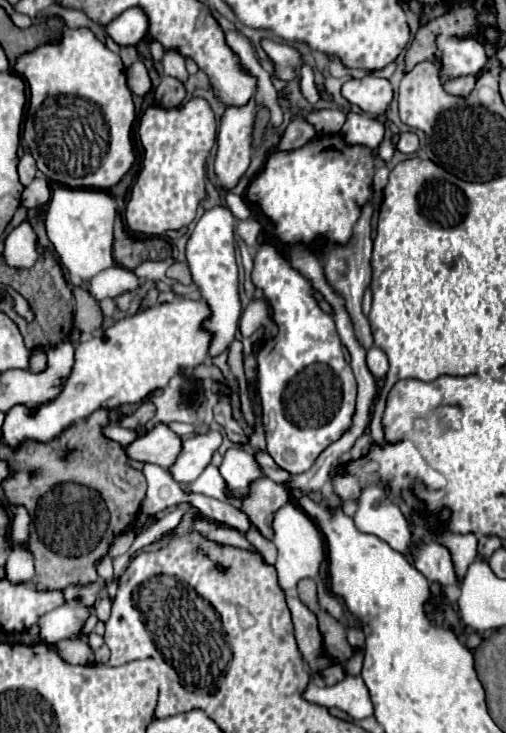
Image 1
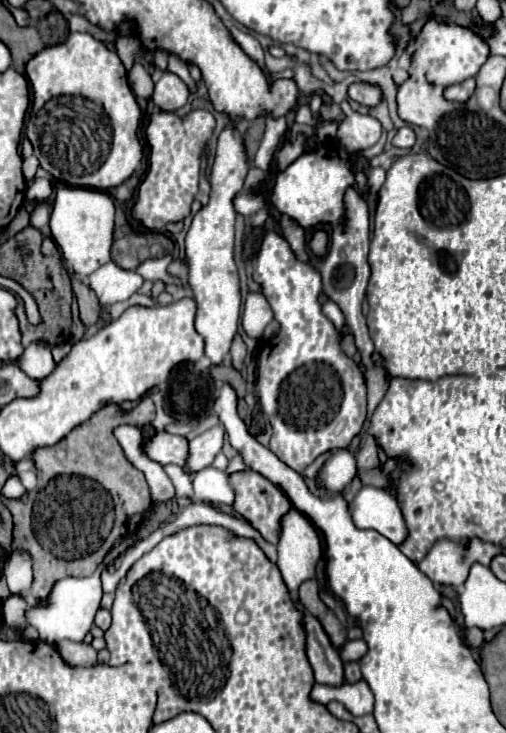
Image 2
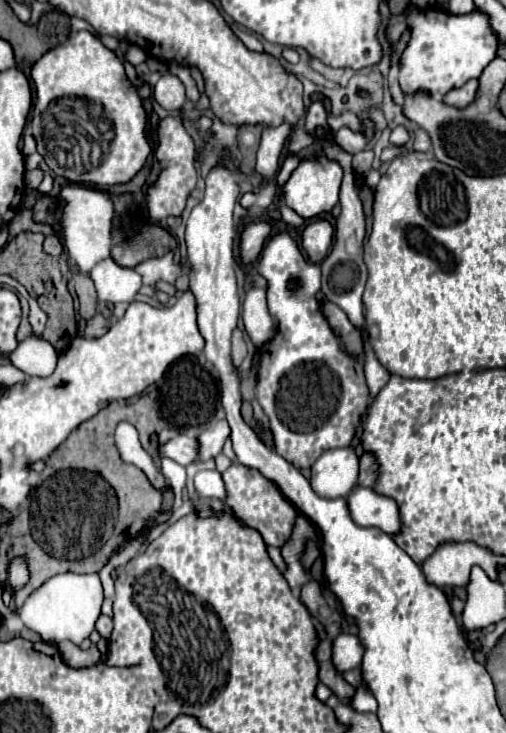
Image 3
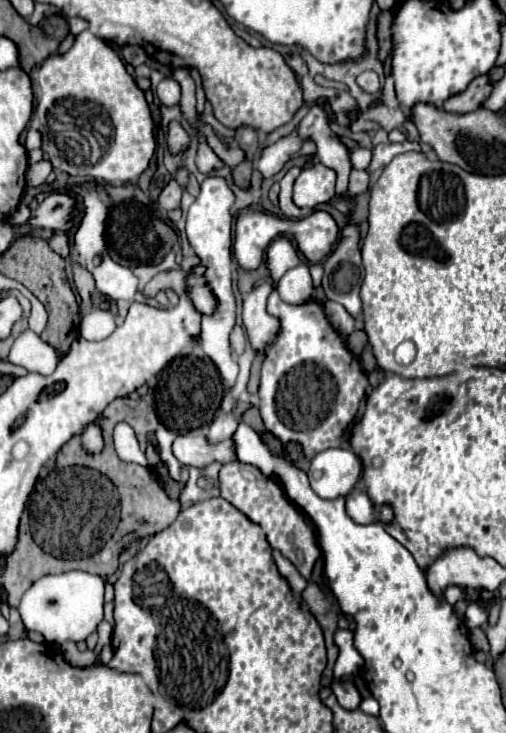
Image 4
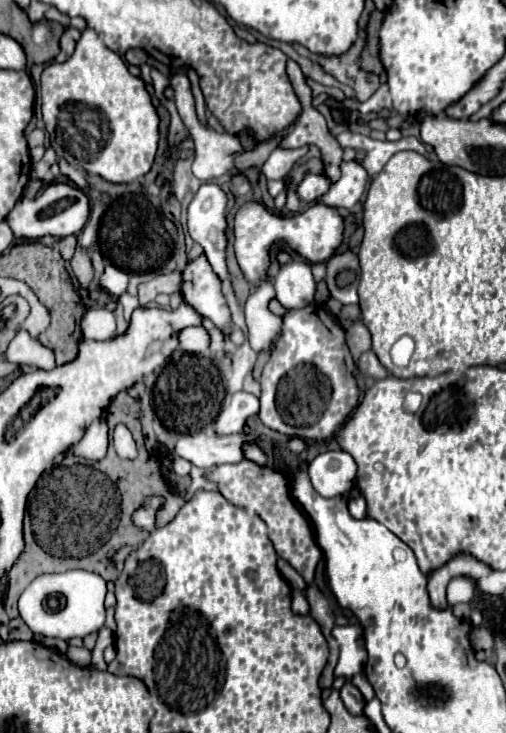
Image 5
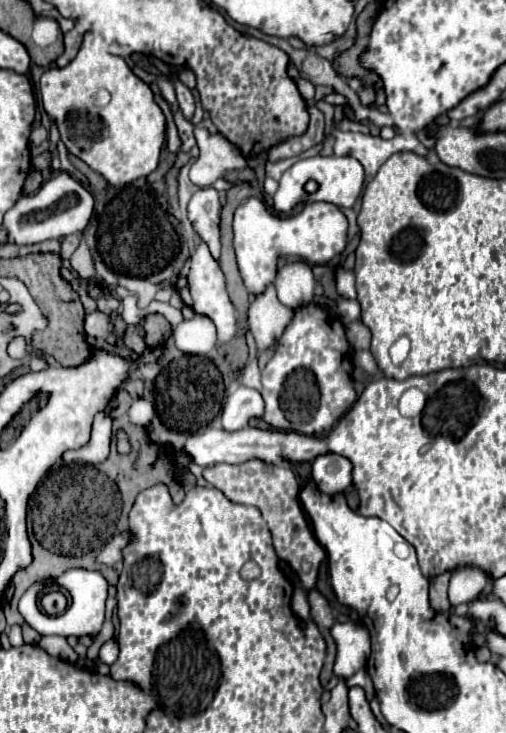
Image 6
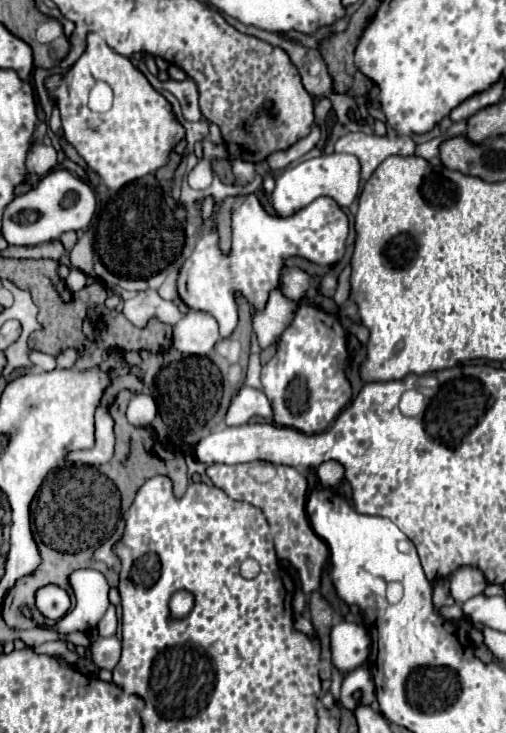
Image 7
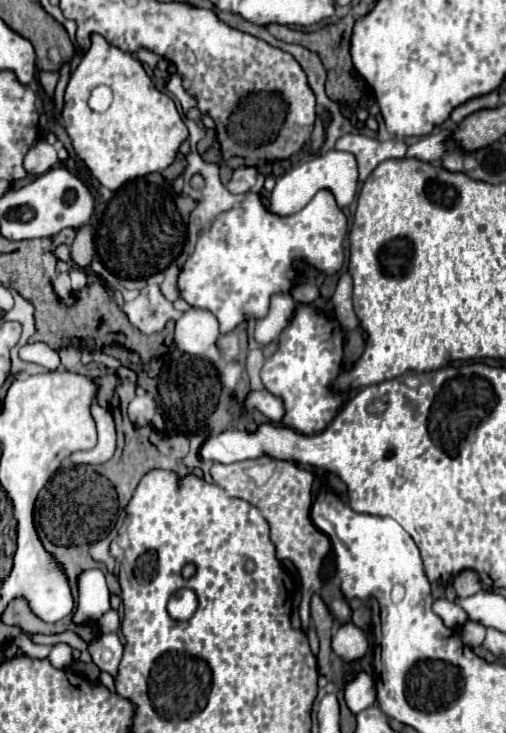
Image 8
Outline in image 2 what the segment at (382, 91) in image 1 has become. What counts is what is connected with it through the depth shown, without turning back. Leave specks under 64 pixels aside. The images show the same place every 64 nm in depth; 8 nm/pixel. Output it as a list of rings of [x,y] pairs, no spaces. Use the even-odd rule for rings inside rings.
[[[354,82],[348,86],[348,98],[362,104],[362,106],[368,106],[368,108],[376,108],[382,98],[384,98],[384,92],[378,84],[368,84],[368,82]]]

